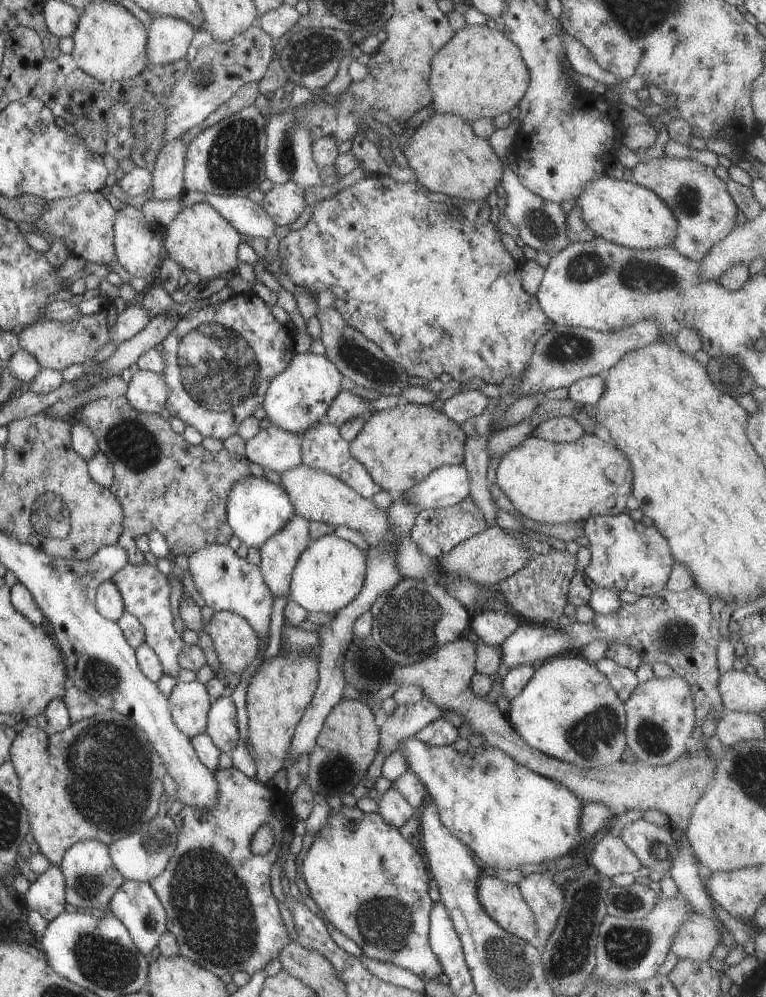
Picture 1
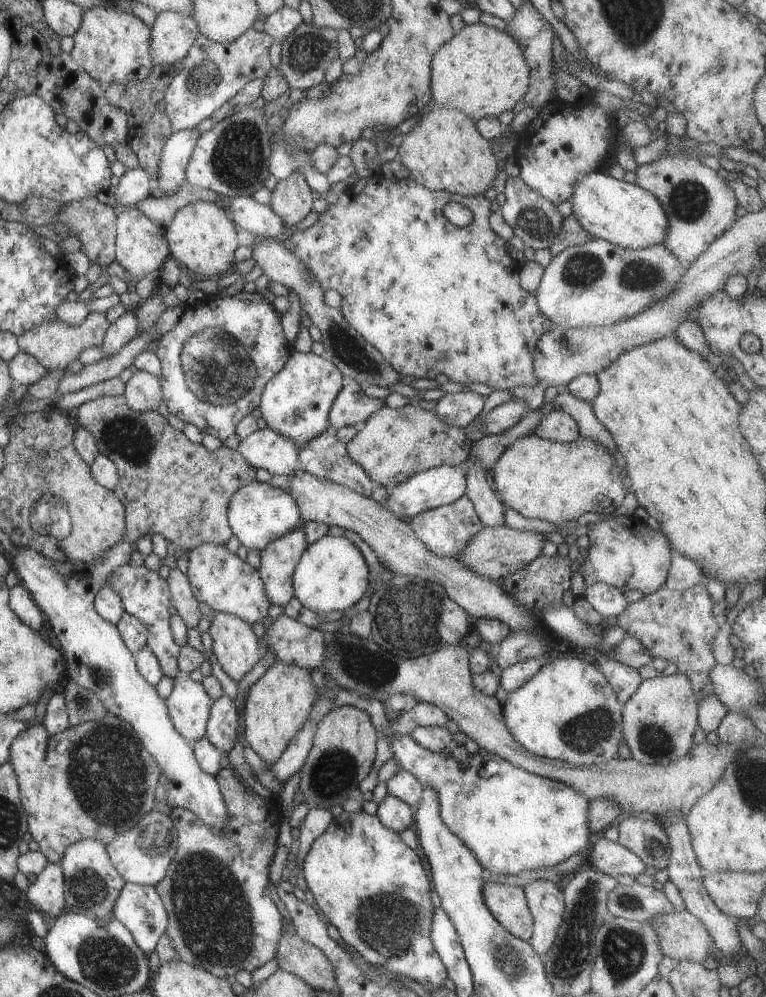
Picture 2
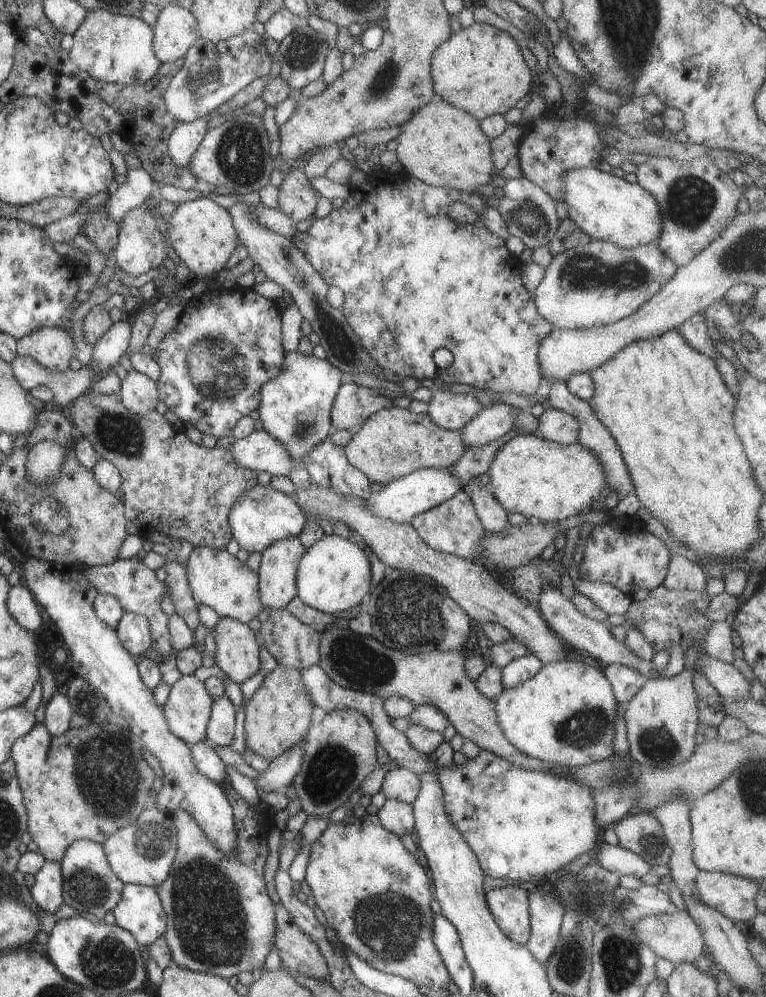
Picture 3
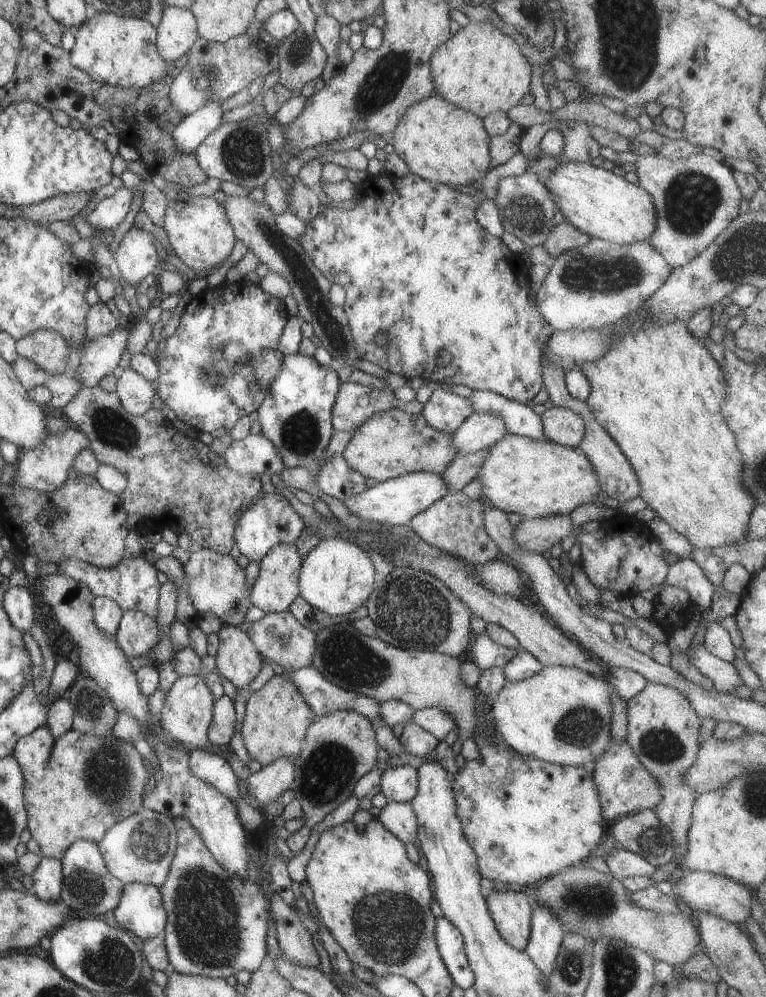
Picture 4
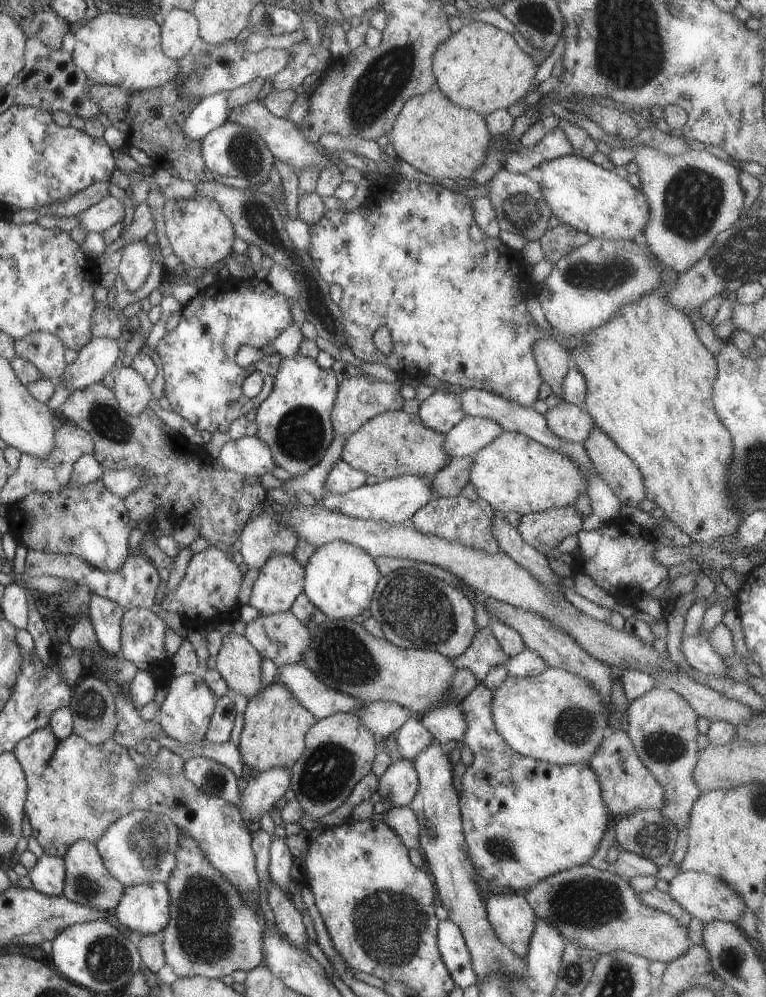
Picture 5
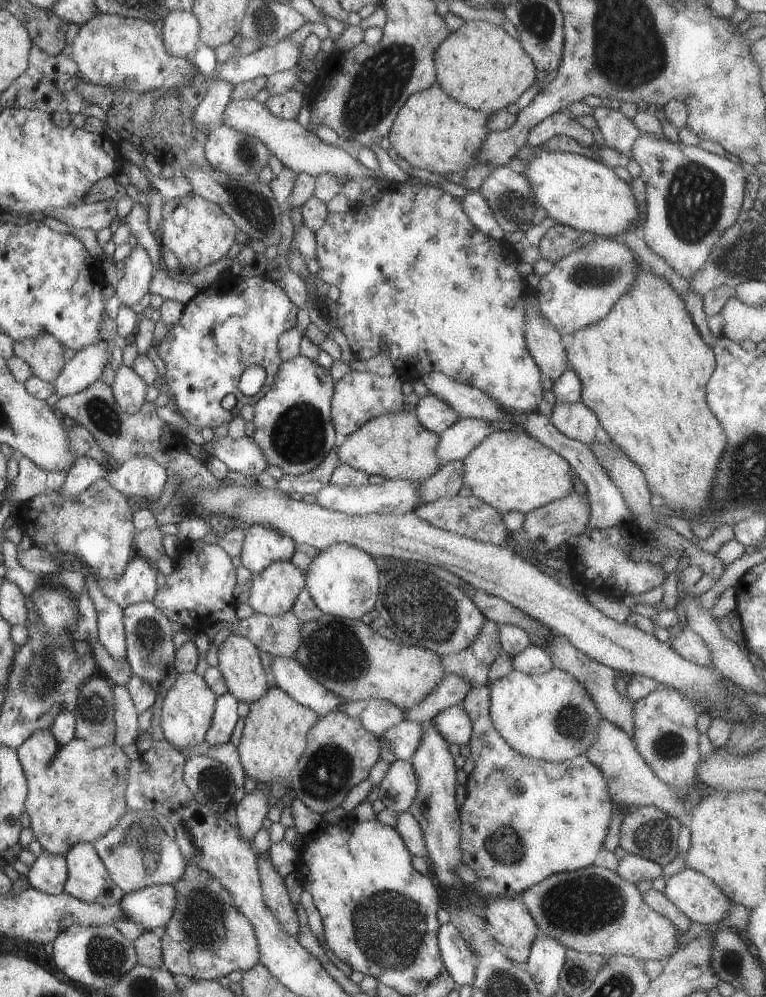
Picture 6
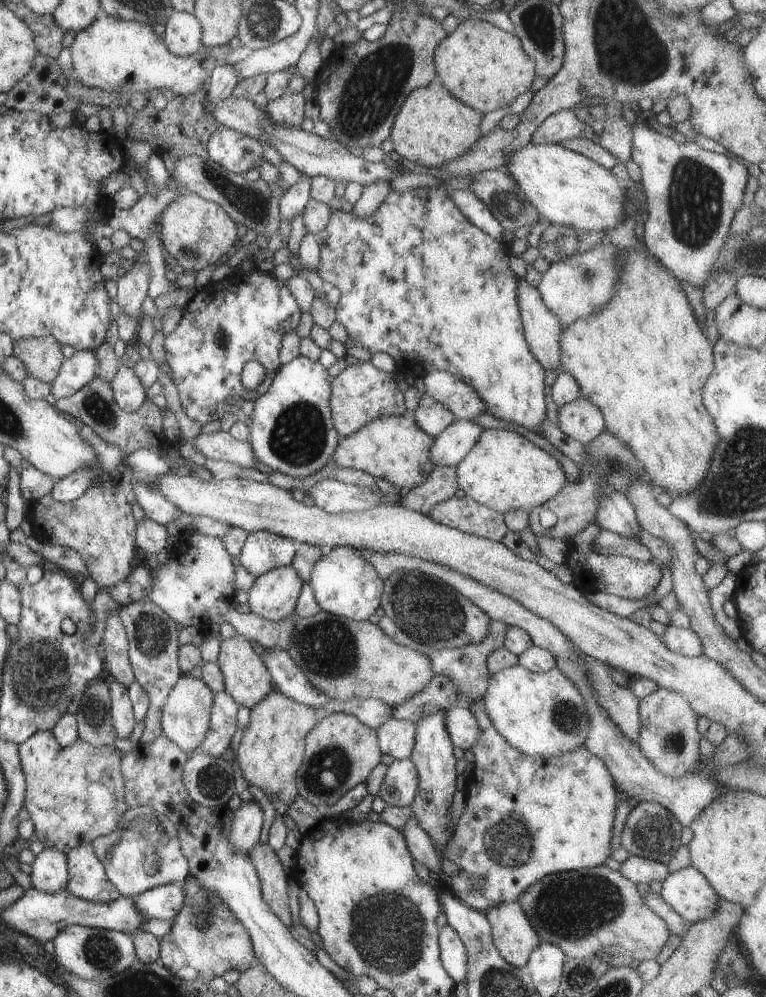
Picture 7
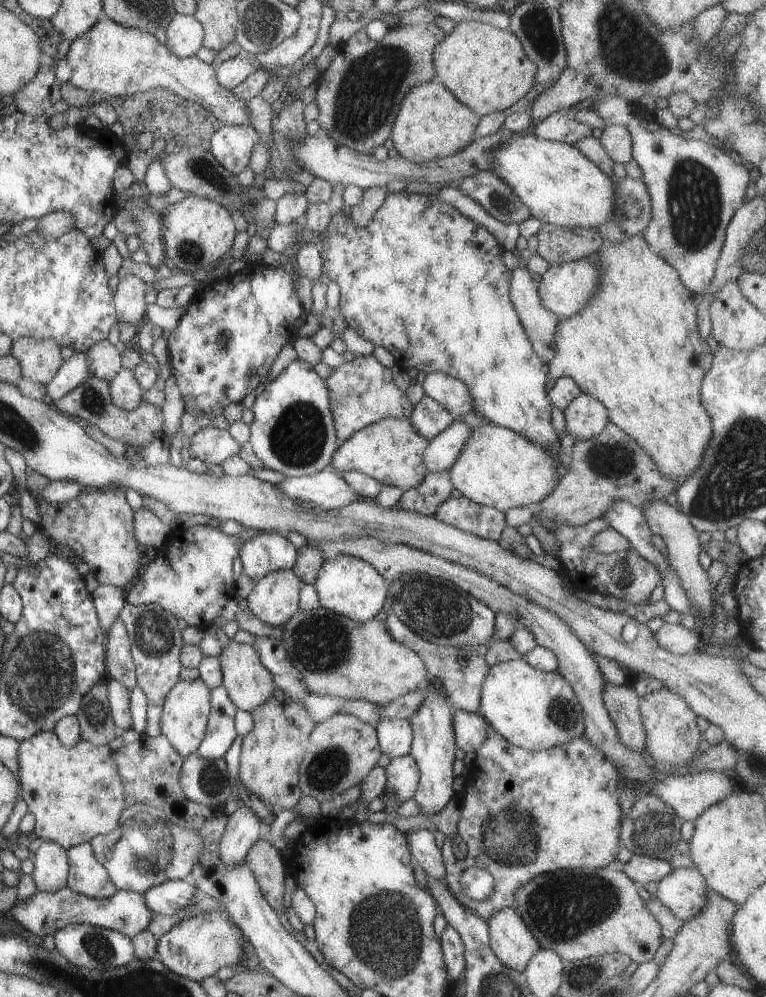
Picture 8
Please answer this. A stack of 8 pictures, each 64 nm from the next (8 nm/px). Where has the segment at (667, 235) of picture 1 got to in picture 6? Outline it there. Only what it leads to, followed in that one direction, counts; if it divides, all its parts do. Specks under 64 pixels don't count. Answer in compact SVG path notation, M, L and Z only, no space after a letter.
M539 152L531 154L518 171L533 190L535 202L558 224L610 238L637 226L639 210L629 183L599 161L573 153Z

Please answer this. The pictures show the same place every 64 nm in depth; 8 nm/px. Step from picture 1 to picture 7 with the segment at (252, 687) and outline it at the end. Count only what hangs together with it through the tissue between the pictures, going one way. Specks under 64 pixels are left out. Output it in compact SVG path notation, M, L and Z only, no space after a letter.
M271 690L257 704L253 704L249 724L236 750L239 770L248 786L257 786L265 796L273 796L289 805L297 796L295 772L303 760L305 737L321 718L313 707L295 702L279 691Z

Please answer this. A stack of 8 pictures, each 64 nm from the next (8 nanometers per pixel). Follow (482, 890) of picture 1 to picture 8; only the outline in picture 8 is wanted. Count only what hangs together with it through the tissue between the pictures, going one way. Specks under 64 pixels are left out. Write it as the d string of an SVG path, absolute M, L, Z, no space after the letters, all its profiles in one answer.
M514 906L497 910L486 922L489 946L503 966L522 973L530 958L540 948Z

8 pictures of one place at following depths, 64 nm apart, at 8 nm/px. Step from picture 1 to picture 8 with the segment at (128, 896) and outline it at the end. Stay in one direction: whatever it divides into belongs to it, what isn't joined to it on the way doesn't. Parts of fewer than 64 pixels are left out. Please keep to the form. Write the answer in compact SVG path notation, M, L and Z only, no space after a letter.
M168 880L149 888L142 895L145 908L161 916L173 916L178 909L191 905L197 896L201 896L188 880Z

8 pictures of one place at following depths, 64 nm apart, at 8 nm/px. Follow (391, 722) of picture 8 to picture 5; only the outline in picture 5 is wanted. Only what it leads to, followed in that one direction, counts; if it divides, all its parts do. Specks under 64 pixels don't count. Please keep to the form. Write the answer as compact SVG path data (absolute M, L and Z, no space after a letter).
M416 719L407 720L395 732L398 753L408 761L414 759L423 748L427 748L431 740L431 734Z

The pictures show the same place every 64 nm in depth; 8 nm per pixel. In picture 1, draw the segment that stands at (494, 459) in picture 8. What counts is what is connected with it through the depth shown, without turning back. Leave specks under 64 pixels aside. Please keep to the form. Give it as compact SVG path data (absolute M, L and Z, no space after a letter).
M583 434L573 443L526 437L500 457L495 484L515 511L540 524L583 522L595 515L617 515L628 500L632 471L613 444Z

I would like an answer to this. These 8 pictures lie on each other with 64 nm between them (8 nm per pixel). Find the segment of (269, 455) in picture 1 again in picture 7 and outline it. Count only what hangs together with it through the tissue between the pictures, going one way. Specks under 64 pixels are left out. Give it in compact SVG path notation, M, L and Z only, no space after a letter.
M213 432L213 434L199 433L194 440L197 452L211 460L223 460L235 463L244 468L255 468L257 462L255 454L248 440L235 440L227 432Z

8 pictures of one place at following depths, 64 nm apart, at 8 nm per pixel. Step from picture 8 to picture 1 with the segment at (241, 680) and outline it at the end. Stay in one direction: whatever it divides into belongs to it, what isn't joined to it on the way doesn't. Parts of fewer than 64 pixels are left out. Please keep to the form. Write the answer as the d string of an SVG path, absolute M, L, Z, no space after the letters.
M228 611L213 612L213 616L206 624L205 630L209 637L211 637L213 648L219 660L219 668L224 676L220 680L223 686L225 686L221 697L229 698L239 683L241 673L246 670L252 661L255 661L260 643L258 636L241 616Z

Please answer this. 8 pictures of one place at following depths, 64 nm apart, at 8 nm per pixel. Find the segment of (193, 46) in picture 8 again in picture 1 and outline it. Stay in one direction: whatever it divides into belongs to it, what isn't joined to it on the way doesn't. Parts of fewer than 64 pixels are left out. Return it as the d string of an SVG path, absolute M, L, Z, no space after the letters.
M168 15L152 17L147 32L147 62L165 65L182 60L196 32L185 20Z

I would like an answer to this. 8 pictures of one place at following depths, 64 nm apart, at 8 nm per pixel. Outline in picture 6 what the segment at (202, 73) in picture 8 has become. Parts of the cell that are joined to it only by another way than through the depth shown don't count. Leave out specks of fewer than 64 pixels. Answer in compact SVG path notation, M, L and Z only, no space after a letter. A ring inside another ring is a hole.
M96 12L79 27L71 43L69 56L77 66L77 75L85 83L109 86L115 90L132 90L133 92L147 92L161 88L167 90L189 84L191 76L195 74L194 64L189 62L189 57L184 59L169 56L163 48L162 34L159 33L159 30L155 30L153 25L146 20ZM255 99L230 100L223 110L221 122L225 126L231 126L239 132L245 132L249 136L255 136L268 149L271 155L275 156L282 165L291 169L294 174L305 172L313 177L323 172L333 174L335 178L347 176L352 180L363 180L363 178L376 179L381 177L378 170L374 171L366 168L360 161L353 160L351 156L341 148L329 146L321 142L312 130L301 127L295 120L280 119L273 116L264 103Z

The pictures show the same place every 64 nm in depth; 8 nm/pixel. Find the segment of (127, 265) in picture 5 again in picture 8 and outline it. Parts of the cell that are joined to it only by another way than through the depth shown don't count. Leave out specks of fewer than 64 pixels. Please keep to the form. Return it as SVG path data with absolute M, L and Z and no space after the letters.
M127 275L119 280L115 292L112 293L117 321L139 329L144 321L146 288L146 283L135 275Z

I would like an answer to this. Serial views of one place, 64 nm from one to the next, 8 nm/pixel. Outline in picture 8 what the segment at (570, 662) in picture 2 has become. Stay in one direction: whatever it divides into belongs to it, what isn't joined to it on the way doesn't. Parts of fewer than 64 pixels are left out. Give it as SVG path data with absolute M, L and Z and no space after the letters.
M520 658L487 667L476 712L509 744L527 752L569 742L584 731L583 710L571 684L559 672L535 670Z

